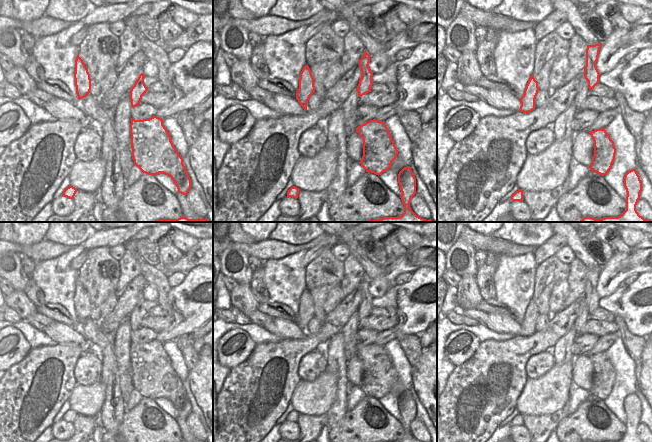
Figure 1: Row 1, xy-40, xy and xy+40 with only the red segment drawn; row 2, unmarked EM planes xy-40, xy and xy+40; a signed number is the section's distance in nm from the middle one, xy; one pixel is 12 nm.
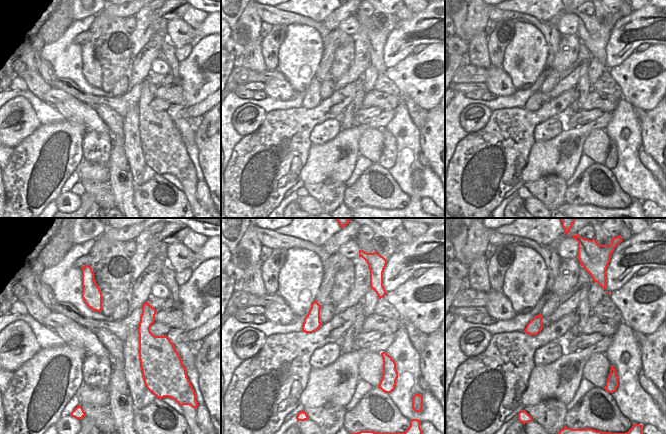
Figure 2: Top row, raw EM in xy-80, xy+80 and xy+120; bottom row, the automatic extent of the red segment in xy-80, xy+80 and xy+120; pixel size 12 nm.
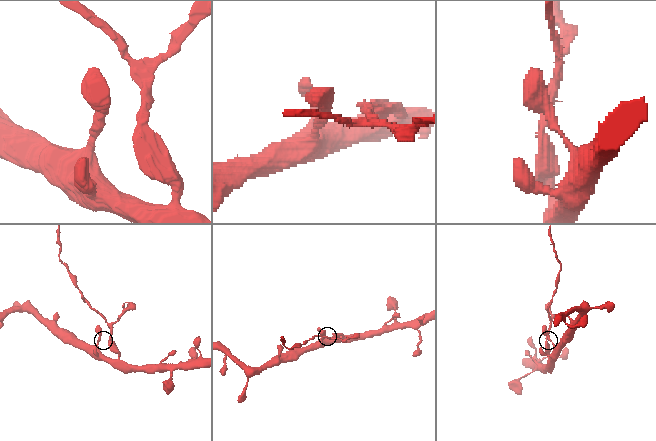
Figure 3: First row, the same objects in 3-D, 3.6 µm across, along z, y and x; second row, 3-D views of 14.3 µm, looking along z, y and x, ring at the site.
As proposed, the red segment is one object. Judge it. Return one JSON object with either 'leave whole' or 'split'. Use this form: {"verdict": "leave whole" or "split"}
{"verdict": "split"}

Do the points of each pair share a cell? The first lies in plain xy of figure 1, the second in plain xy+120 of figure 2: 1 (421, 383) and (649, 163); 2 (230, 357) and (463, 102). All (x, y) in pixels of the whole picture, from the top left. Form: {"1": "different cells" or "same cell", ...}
{"1": "different cells", "2": "different cells"}

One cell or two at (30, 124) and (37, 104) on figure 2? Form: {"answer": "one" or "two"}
{"answer": "two"}

